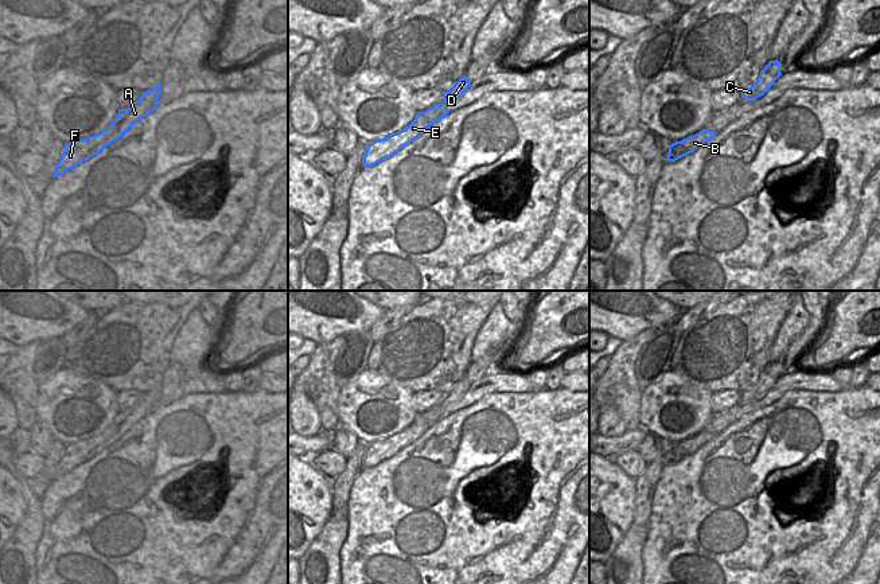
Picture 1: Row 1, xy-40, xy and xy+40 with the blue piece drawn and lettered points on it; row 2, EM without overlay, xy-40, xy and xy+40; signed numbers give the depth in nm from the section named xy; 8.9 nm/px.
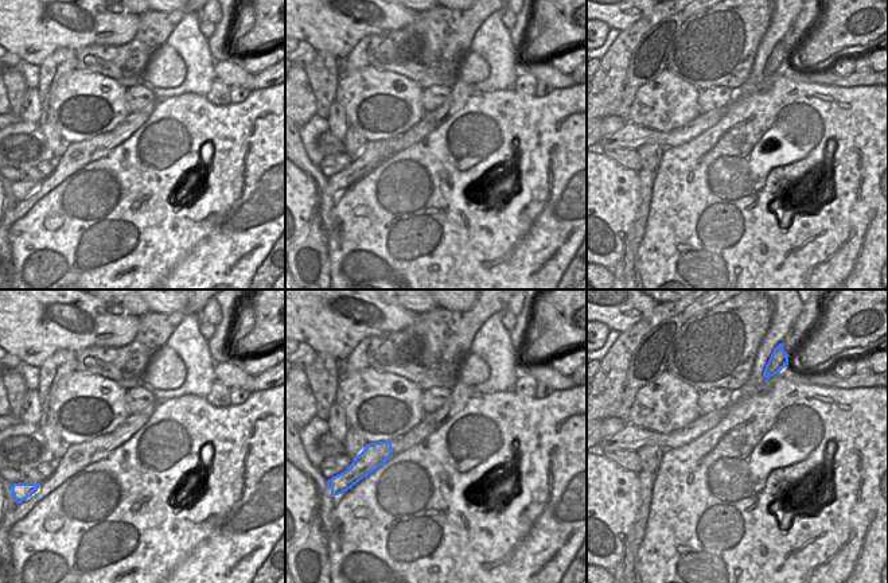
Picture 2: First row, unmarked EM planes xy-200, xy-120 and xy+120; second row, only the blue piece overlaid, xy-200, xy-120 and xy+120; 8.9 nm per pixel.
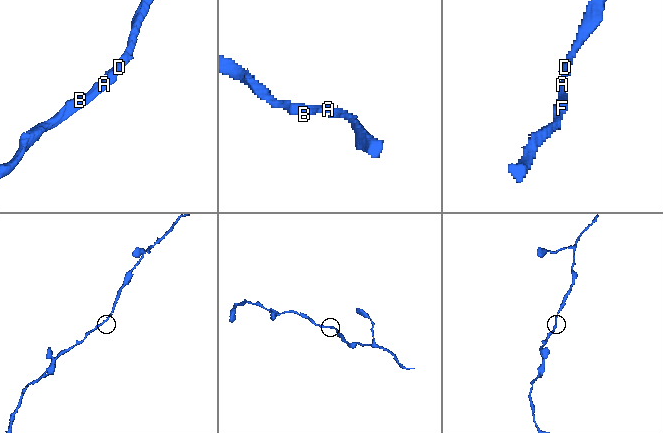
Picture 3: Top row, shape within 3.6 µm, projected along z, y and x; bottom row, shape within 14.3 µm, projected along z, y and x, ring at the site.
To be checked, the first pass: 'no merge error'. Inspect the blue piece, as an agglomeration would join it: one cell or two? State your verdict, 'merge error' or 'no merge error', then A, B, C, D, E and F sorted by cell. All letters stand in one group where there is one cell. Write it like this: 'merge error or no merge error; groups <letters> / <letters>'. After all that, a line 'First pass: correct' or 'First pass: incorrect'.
no merge error; groups A B C D E F
First pass: correct

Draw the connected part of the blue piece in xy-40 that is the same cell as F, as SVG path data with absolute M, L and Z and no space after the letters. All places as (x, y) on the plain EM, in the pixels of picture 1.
M161 385L151 392L143 393L140 401L132 409L118 410L116 420L106 431L94 437L66 445L65 452L54 471L54 479L89 462L105 448L118 441L135 424L157 409L160 394Z

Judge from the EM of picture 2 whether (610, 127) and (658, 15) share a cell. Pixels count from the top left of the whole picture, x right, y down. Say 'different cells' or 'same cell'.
different cells

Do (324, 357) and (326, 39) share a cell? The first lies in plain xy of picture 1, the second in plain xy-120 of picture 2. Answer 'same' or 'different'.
different

